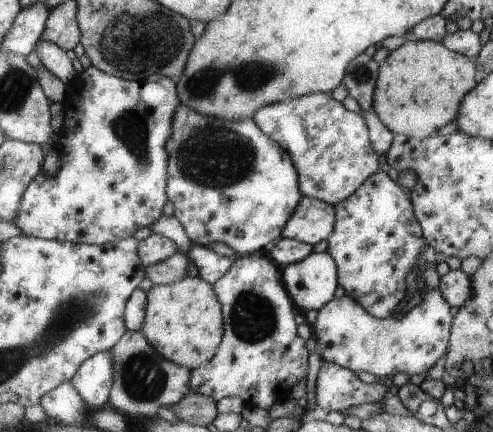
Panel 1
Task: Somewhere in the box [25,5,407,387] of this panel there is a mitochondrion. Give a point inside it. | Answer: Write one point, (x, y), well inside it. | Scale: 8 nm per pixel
(121, 45)

